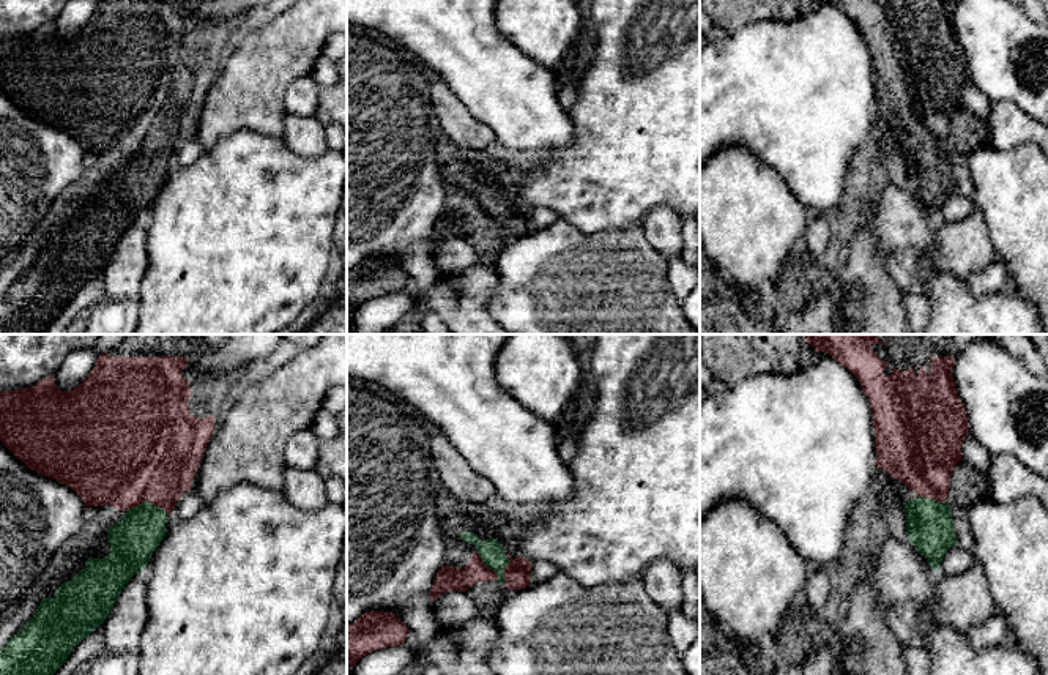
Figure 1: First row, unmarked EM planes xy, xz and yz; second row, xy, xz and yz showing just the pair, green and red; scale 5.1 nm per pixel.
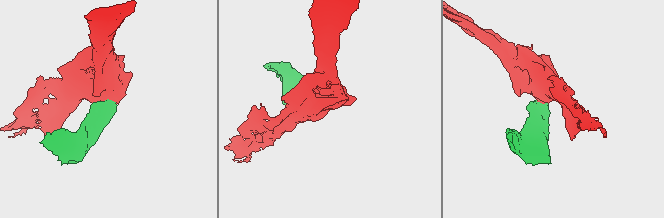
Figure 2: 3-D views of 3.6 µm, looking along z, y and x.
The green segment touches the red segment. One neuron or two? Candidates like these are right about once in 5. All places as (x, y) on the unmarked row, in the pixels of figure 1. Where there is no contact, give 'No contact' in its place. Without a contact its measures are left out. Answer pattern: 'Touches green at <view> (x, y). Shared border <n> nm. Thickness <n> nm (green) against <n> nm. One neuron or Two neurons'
Touches green at xy (147, 149). Shared border 200 nm. Thickness 240 nm (green) against 500 nm. One neuron

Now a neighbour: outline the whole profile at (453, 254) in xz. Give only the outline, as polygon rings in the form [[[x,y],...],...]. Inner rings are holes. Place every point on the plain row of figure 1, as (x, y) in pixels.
[[[446,238],[430,249],[430,257],[443,274],[454,274],[478,263],[478,255],[466,238]]]

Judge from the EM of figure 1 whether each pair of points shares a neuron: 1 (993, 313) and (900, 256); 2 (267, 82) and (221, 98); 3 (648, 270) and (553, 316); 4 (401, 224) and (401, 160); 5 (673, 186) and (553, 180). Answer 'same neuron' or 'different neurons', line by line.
1: same neuron
2: same neuron
3: same neuron
4: same neuron
5: same neuron

